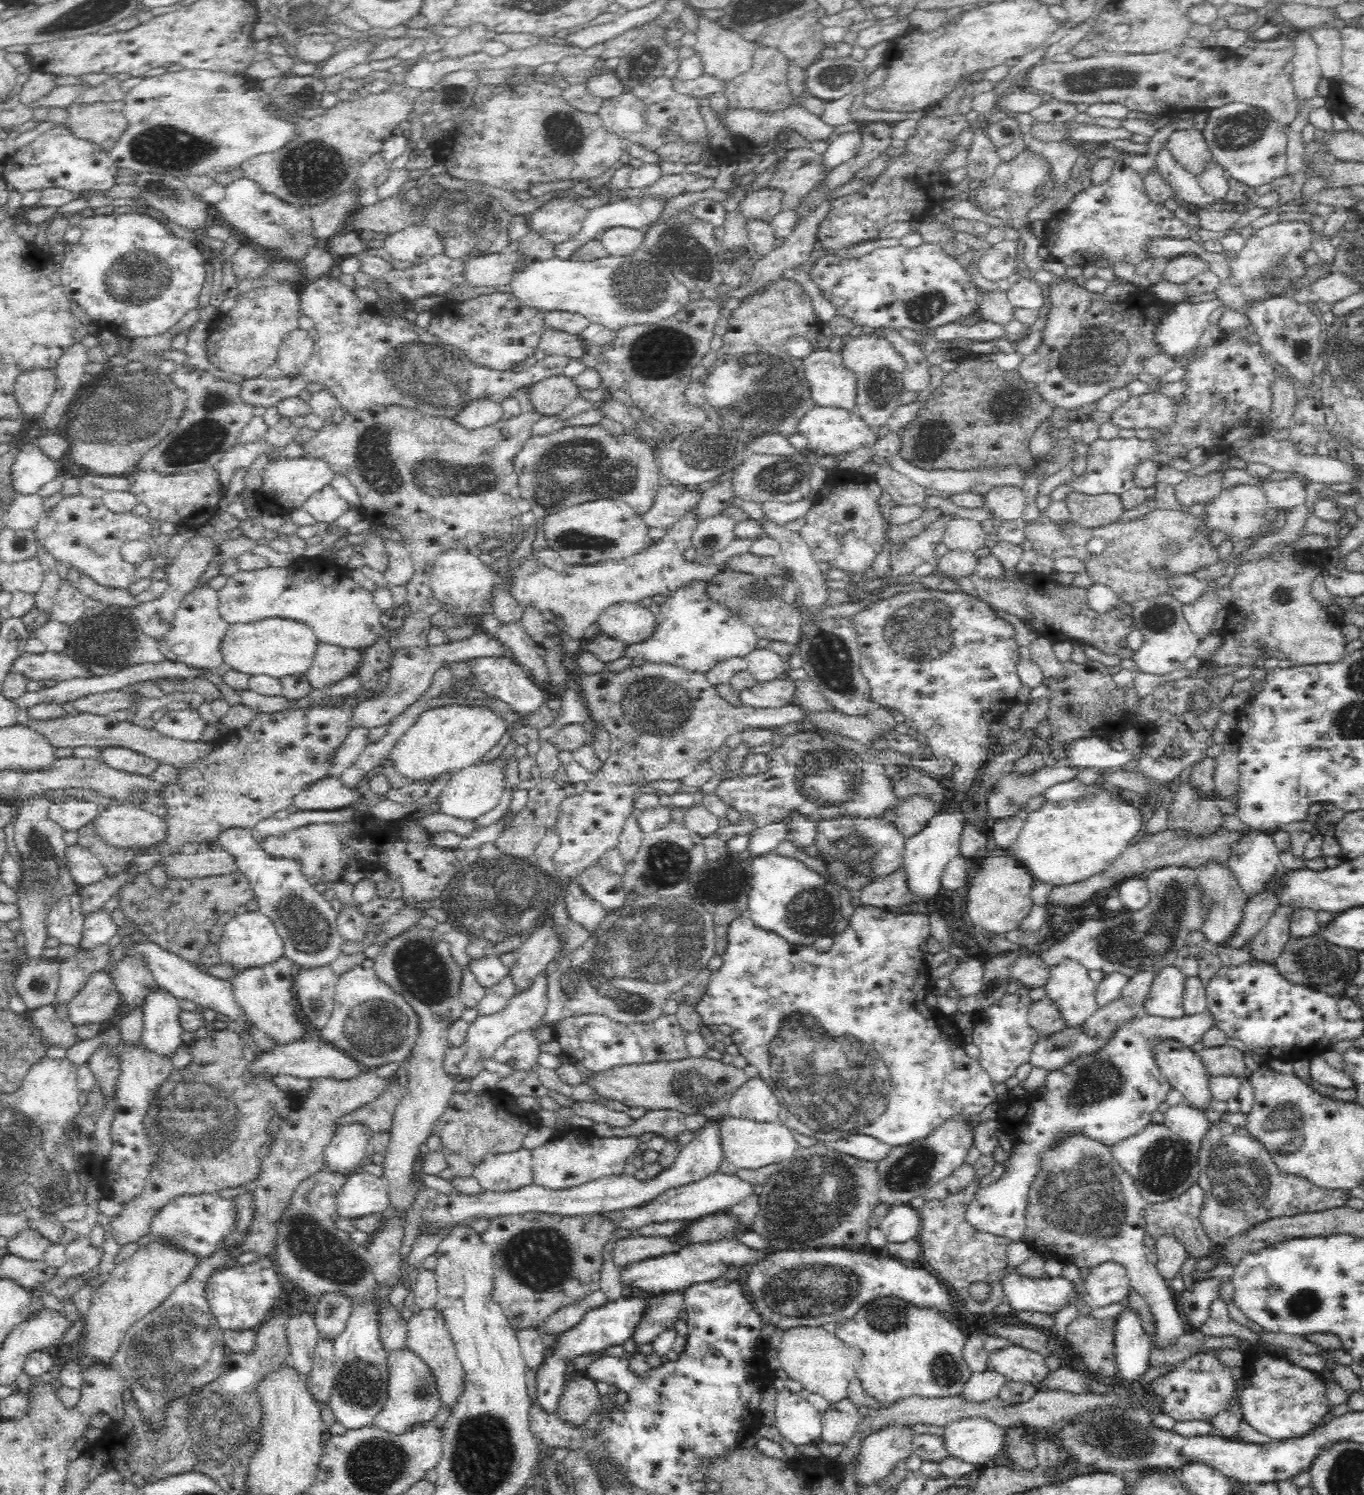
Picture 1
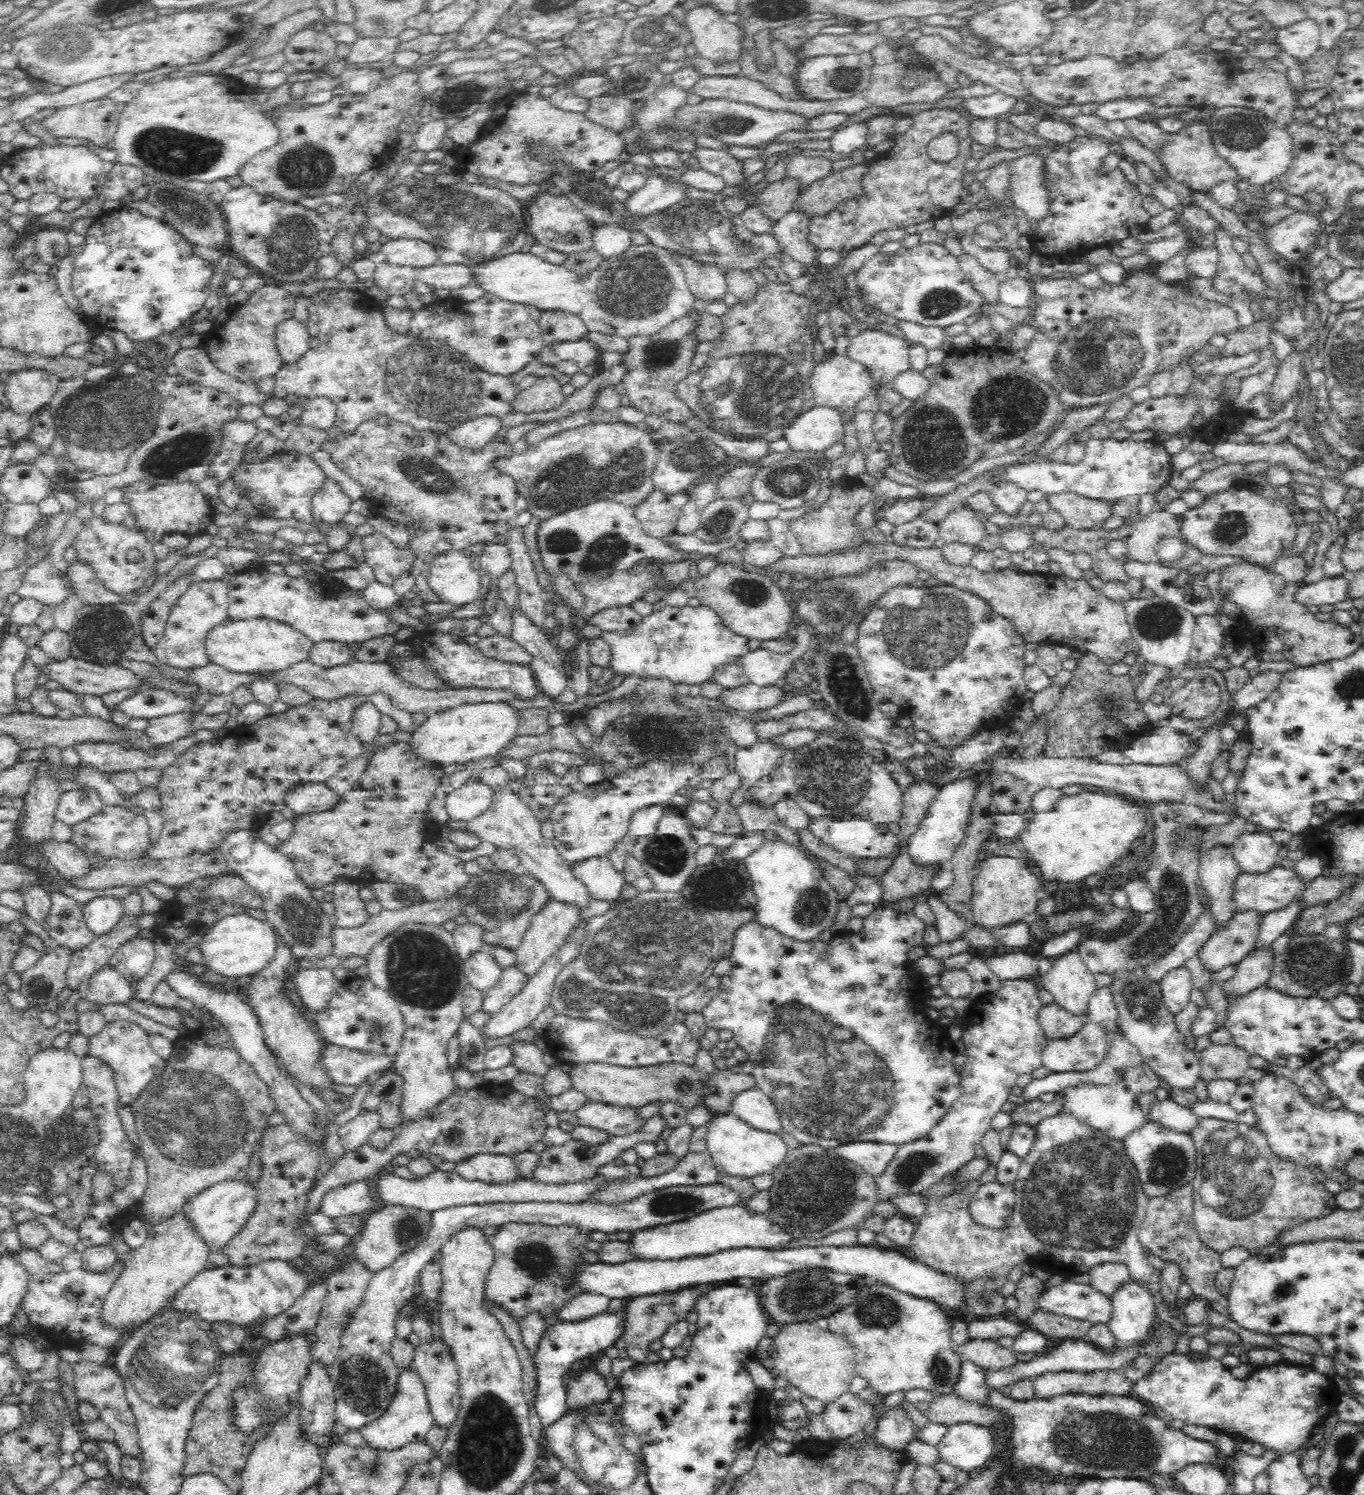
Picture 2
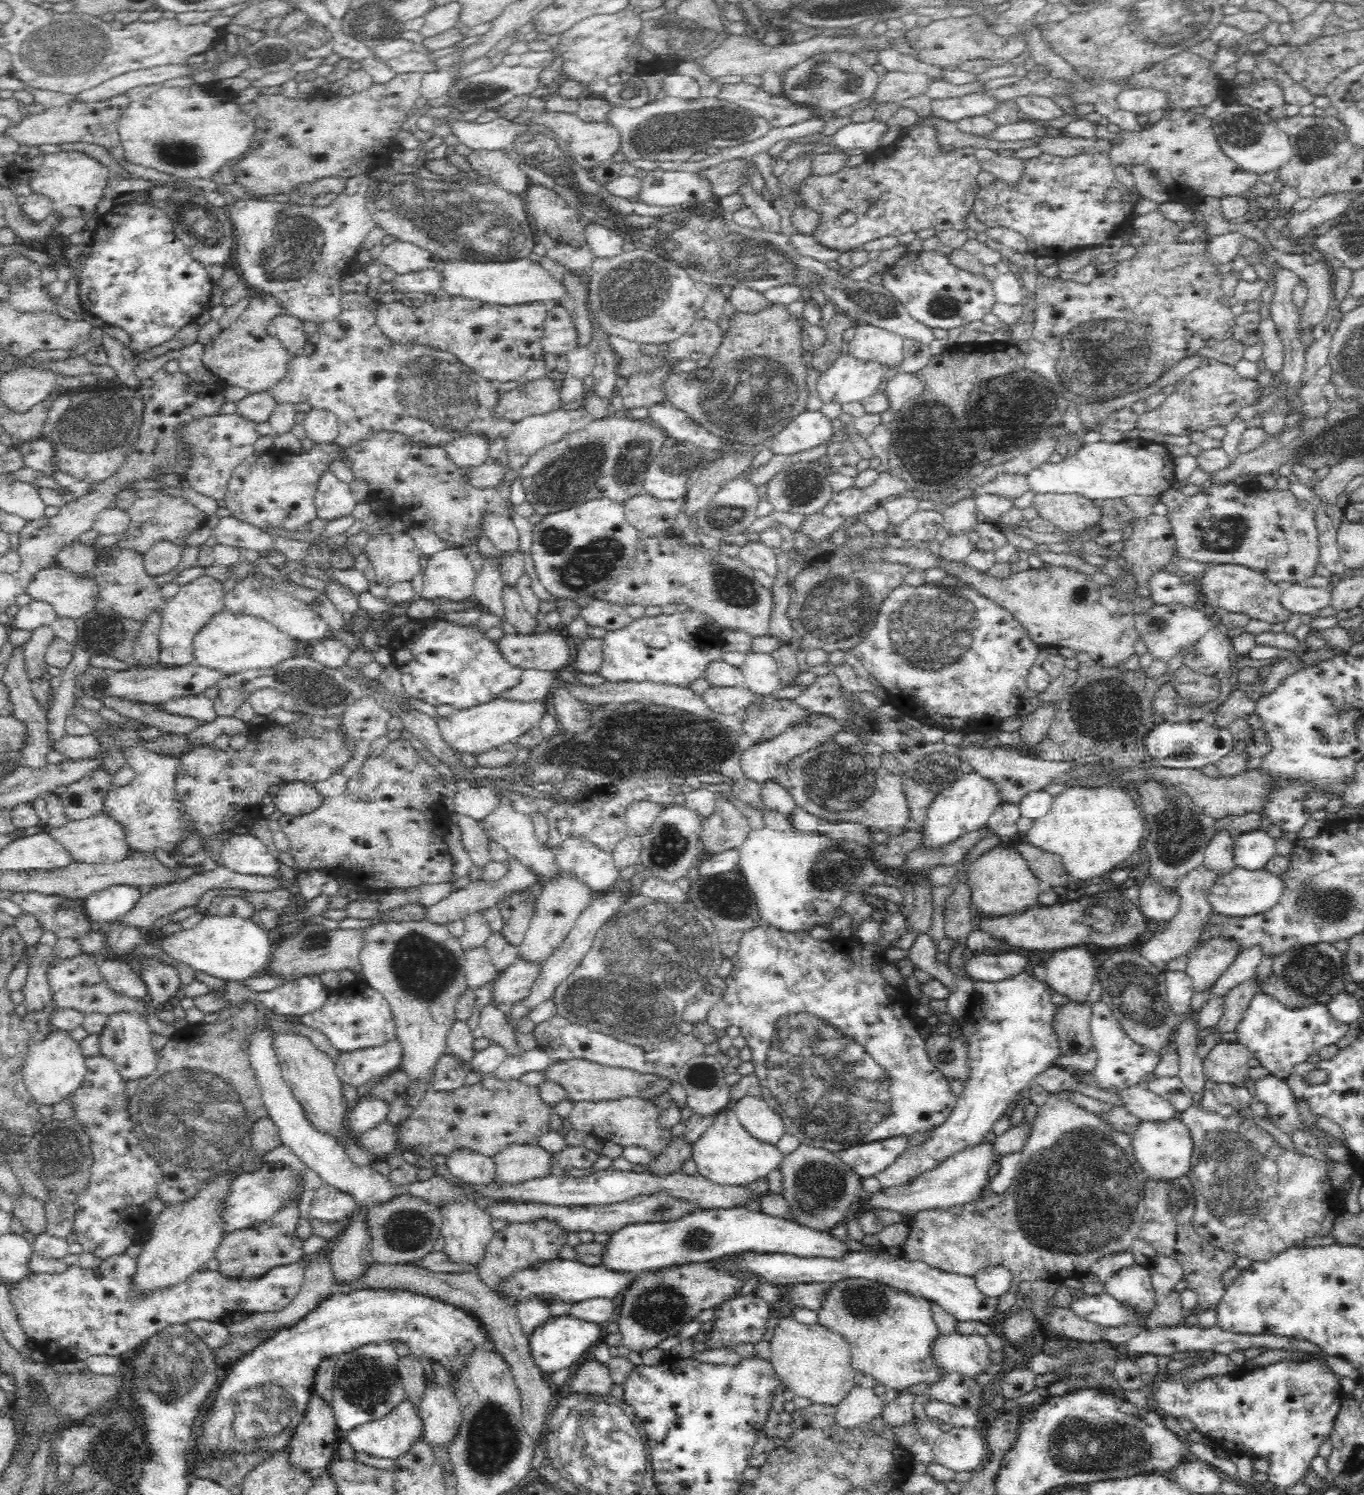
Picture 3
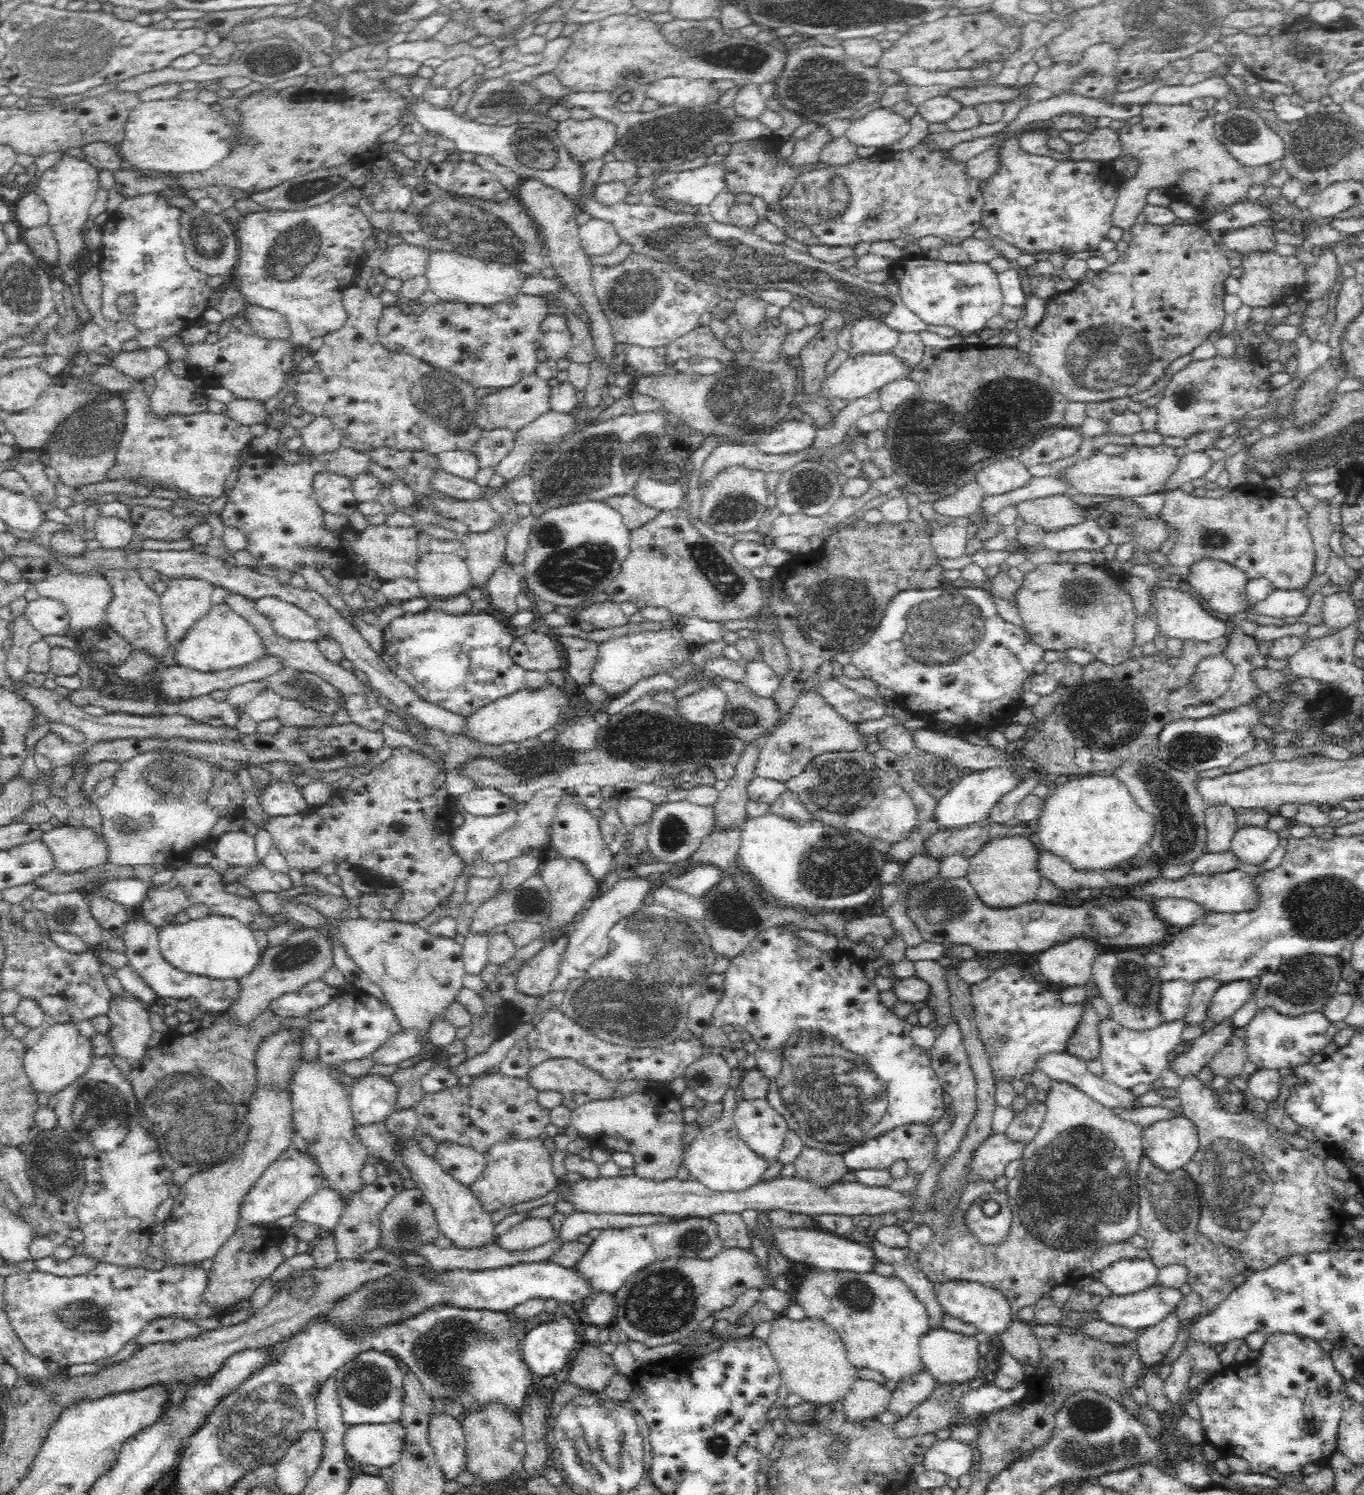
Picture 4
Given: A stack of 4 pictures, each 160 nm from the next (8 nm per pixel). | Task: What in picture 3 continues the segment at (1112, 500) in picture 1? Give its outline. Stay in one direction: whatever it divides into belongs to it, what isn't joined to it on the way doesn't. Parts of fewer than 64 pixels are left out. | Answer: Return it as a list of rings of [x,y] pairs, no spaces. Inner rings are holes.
[[[1038,494],[1034,496],[1032,507],[1040,517],[1051,520],[1064,532],[1085,531],[1102,518],[1097,502],[1075,494]]]

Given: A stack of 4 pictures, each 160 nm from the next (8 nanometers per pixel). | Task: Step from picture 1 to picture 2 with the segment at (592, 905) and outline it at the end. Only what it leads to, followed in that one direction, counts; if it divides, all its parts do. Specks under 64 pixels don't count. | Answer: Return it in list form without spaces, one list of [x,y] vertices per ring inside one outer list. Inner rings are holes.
[[[494,787],[495,795],[490,808],[481,814],[466,821],[448,820],[444,824],[450,832],[466,831],[476,835],[480,841],[488,841],[500,848],[512,848],[517,852],[521,863],[529,874],[536,876],[546,887],[553,901],[572,906],[578,913],[584,912],[593,899],[587,886],[580,882],[572,872],[571,866],[562,860],[560,853],[553,846],[553,841],[546,840],[541,833],[541,824],[536,821],[532,811],[513,793],[509,787]]]

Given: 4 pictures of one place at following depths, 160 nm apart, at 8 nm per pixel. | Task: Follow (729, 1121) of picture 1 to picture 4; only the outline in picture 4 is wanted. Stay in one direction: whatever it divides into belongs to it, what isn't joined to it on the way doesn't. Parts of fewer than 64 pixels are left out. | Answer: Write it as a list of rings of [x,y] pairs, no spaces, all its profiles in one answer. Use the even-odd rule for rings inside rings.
[[[728,1087],[722,1096],[722,1116],[714,1124],[699,1129],[694,1140],[686,1146],[683,1162],[690,1171],[690,1180],[698,1180],[715,1192],[741,1192],[762,1181],[770,1166],[770,1158],[748,1146],[739,1135],[733,1119],[733,1111],[739,1100],[738,1090]]]

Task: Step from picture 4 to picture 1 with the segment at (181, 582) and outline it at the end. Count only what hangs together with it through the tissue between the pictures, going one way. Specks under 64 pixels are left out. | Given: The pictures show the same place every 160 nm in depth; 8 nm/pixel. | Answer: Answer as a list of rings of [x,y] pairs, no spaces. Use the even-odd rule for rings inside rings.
[[[207,586],[194,588],[180,602],[168,632],[159,639],[162,654],[172,662],[183,662],[188,666],[216,670],[225,663],[221,648],[224,635],[230,625],[222,619],[216,606],[217,591]]]

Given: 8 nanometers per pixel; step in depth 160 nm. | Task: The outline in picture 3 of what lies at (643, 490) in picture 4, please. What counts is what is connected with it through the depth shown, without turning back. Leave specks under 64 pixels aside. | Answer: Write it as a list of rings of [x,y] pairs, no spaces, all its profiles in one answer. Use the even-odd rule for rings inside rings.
[[[650,464],[646,469],[645,491],[660,500],[675,500],[687,494],[688,472],[668,474],[658,464]]]

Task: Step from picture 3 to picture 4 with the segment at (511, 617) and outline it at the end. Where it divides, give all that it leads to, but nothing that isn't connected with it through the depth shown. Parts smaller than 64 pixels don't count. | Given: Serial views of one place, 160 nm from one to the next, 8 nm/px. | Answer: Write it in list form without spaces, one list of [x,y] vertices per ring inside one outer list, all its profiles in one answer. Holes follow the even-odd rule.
[[[504,562],[488,583],[488,600],[493,604],[493,608],[502,610],[502,614],[508,618],[520,611],[517,605],[517,596],[524,586],[521,581],[516,572]]]

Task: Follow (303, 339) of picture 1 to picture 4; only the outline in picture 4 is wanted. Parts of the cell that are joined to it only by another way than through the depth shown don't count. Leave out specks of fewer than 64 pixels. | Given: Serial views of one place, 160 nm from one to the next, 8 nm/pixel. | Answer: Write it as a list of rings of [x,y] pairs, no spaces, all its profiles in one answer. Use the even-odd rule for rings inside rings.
[[[250,304],[246,305],[245,310],[251,323],[254,324],[255,331],[260,336],[270,340],[291,340],[292,329],[288,319],[283,314]]]

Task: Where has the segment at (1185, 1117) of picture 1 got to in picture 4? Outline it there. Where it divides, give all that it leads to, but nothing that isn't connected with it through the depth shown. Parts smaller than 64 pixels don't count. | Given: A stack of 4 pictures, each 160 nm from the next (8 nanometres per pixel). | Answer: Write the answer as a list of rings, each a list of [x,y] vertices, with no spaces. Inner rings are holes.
[[[1067,1053],[1047,1056],[1039,1066],[1054,1081],[1071,1084],[1094,1101],[1112,1111],[1113,1108],[1140,1108],[1139,1094],[1130,1088],[1120,1088],[1088,1070],[1085,1061]]]

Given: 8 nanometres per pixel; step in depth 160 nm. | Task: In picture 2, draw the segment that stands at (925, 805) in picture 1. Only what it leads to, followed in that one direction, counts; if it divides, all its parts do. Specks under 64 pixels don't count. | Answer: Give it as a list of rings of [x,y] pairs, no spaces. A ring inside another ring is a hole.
[[[918,781],[903,792],[903,807],[897,820],[901,837],[907,838],[918,830],[938,793],[938,786],[929,781]]]

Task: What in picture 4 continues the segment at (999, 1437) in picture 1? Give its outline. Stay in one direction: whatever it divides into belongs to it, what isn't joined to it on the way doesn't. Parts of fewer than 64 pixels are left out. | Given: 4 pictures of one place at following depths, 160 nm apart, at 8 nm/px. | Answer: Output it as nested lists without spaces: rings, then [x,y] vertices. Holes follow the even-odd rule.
[[[946,1435],[946,1440],[938,1440],[928,1448],[923,1466],[928,1470],[937,1470],[952,1478],[958,1478],[972,1470],[973,1446],[974,1444],[966,1444]]]

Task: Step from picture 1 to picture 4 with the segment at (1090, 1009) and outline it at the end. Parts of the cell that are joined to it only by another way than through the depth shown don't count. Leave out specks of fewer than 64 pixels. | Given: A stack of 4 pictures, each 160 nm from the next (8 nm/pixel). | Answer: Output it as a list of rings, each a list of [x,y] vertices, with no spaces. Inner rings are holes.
[[[1070,940],[1040,953],[1038,964],[1047,985],[1058,991],[1091,985],[1093,964],[1099,956],[1092,940]]]

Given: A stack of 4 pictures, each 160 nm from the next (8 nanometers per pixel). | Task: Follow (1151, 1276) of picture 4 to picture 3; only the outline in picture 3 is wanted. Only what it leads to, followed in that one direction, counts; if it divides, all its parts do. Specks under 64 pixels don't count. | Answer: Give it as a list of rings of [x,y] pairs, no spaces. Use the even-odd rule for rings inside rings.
[[[1134,1263],[1112,1276],[1104,1286],[1104,1290],[1128,1311],[1130,1319],[1124,1320],[1128,1328],[1147,1323],[1150,1312],[1156,1306],[1158,1298],[1149,1276],[1145,1265]]]

